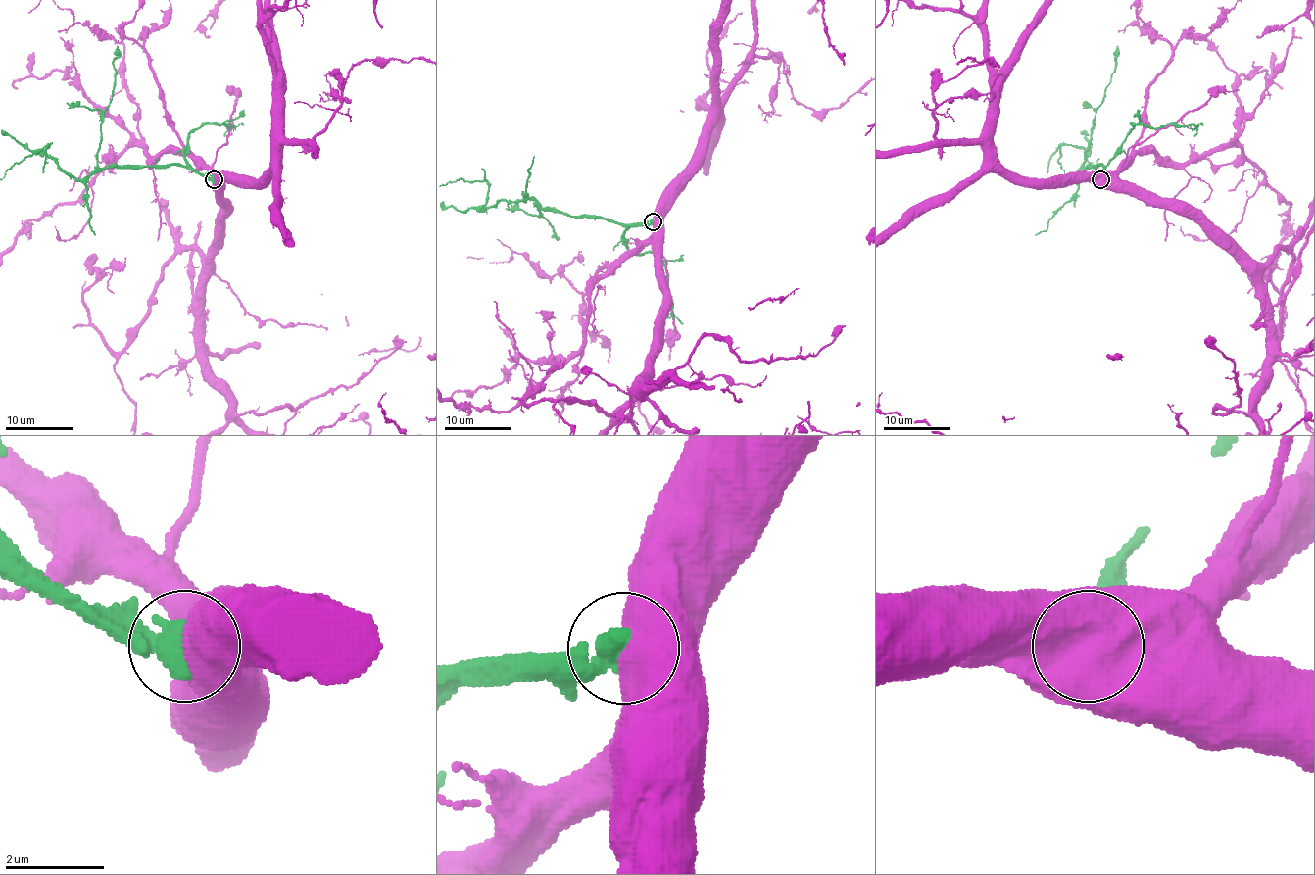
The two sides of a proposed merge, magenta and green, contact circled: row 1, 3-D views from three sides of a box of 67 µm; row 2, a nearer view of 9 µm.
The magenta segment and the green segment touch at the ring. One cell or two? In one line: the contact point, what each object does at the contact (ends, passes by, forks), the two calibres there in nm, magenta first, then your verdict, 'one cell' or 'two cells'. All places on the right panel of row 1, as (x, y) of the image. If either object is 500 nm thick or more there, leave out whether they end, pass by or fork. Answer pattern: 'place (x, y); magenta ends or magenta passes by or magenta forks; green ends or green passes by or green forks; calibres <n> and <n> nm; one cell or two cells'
place (1100, 179); calibres 750 and 600 nm; two cells

